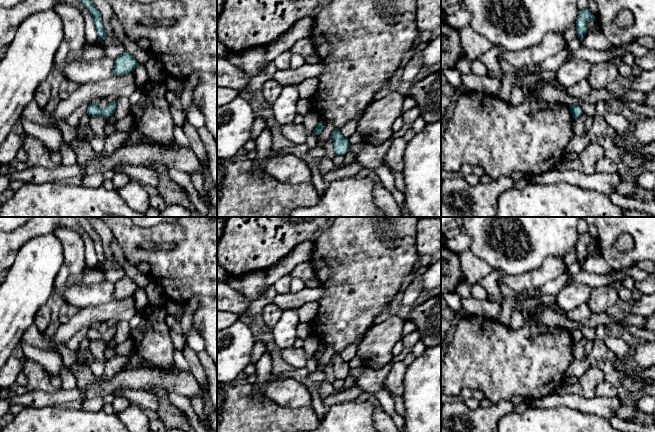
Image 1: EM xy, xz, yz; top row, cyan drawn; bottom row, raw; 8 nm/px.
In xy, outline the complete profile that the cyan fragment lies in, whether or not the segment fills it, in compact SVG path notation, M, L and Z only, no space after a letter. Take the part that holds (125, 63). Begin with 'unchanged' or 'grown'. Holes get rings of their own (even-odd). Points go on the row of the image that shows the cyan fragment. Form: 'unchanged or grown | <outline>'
unchanged | M124 51L115 59L114 76L122 76L133 72L137 64L136 59L130 53Z

